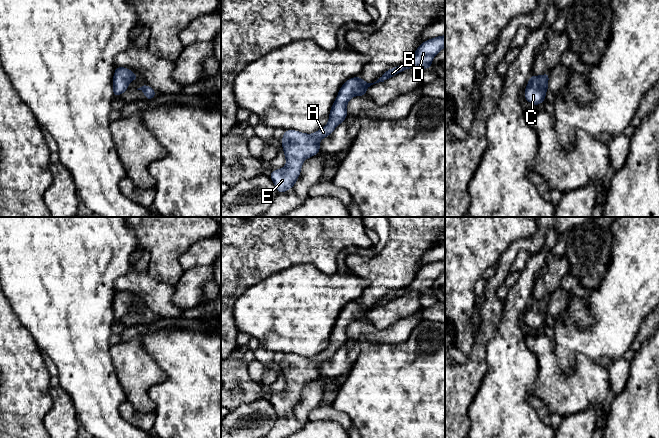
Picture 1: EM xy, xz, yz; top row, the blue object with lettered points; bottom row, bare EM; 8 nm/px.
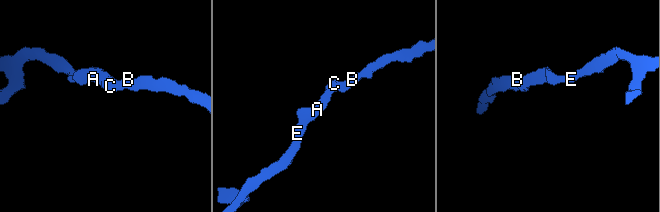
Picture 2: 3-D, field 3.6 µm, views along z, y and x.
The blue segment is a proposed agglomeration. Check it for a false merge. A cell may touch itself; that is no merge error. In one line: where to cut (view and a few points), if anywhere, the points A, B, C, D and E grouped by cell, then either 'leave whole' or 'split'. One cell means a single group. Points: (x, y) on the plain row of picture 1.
no cut | A B C D E | leave whole

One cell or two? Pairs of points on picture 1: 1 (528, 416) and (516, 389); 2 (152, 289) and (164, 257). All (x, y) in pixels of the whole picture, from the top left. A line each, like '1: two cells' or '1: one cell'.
1: one cell
2: two cells

